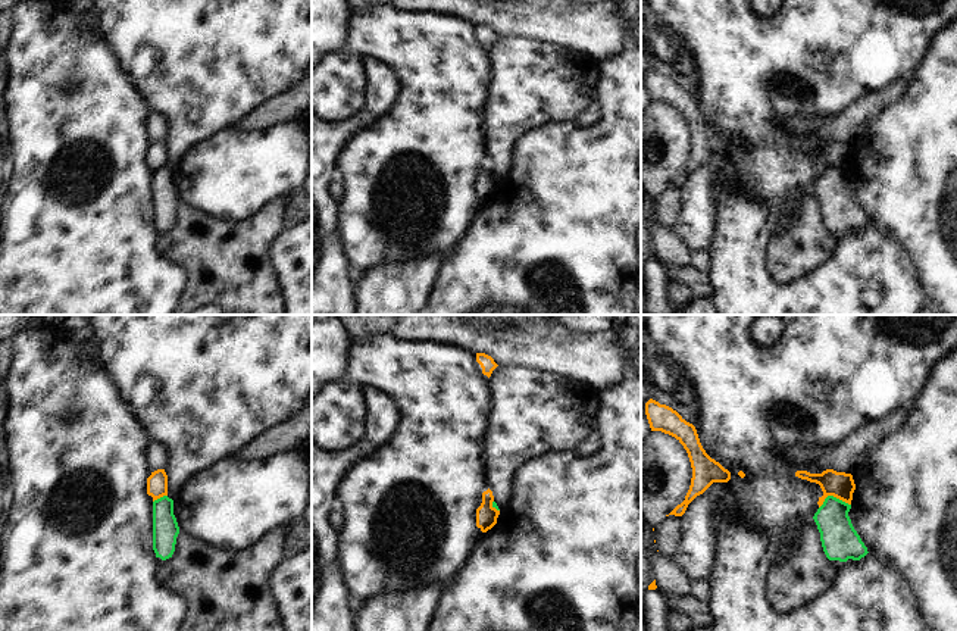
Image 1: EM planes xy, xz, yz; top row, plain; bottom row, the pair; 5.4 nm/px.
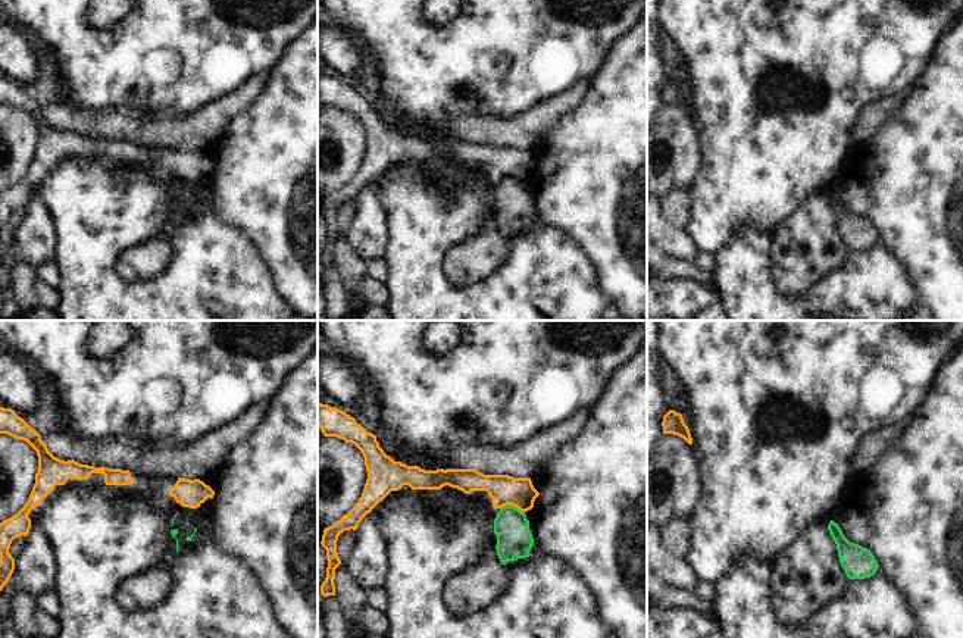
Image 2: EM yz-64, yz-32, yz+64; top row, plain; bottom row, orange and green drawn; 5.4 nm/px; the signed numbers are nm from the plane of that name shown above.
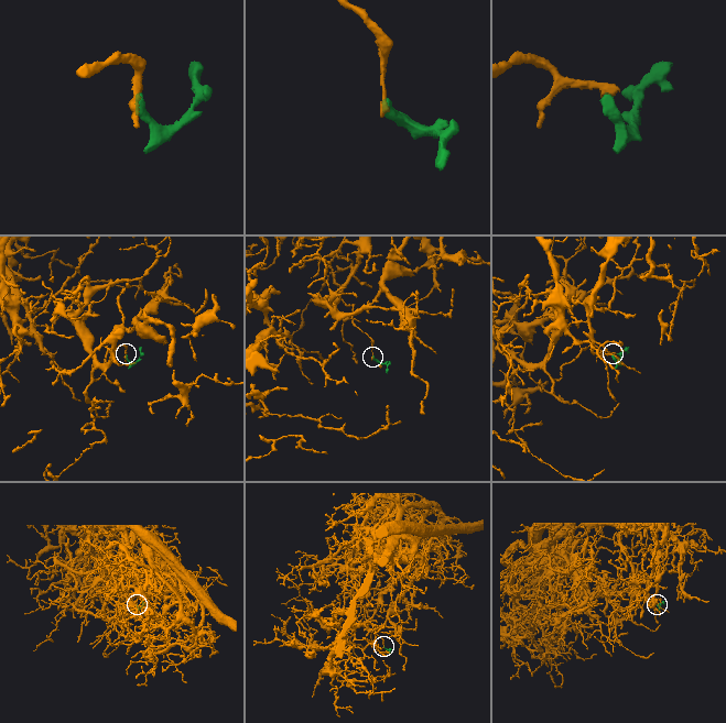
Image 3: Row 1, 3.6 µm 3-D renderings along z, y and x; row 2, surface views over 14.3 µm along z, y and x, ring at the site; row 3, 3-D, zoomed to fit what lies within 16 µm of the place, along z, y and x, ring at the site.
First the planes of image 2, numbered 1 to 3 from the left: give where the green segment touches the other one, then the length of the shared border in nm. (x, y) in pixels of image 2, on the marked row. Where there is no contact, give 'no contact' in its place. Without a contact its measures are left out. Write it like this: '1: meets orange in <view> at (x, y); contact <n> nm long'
1: no contact
2: meets orange in yz-32 at (512, 504); contact 140 nm long
3: no contact

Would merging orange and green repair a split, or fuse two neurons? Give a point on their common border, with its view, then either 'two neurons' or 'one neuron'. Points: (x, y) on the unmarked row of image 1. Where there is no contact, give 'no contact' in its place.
yz (832, 165) | two neurons

